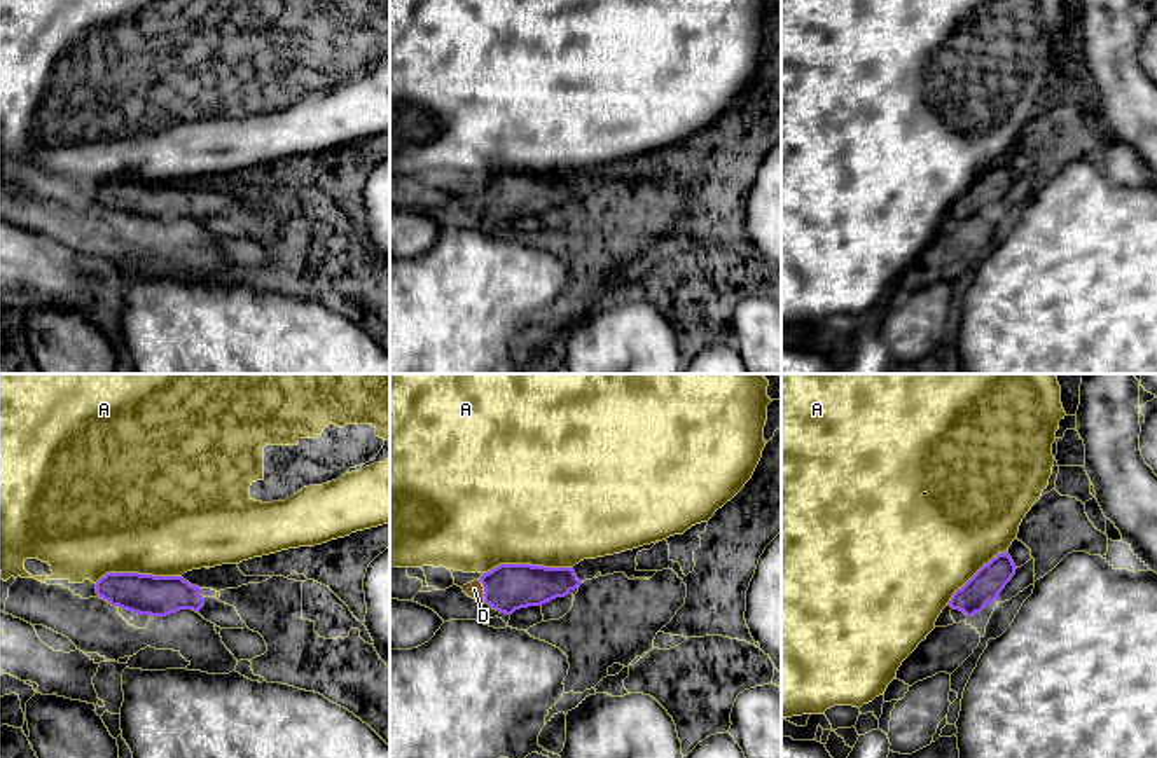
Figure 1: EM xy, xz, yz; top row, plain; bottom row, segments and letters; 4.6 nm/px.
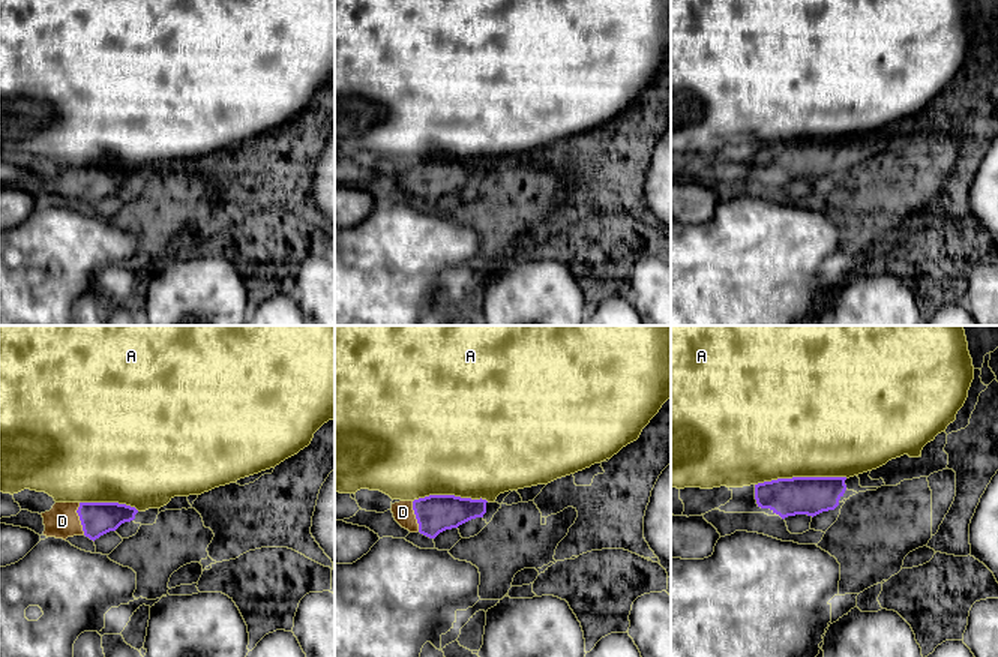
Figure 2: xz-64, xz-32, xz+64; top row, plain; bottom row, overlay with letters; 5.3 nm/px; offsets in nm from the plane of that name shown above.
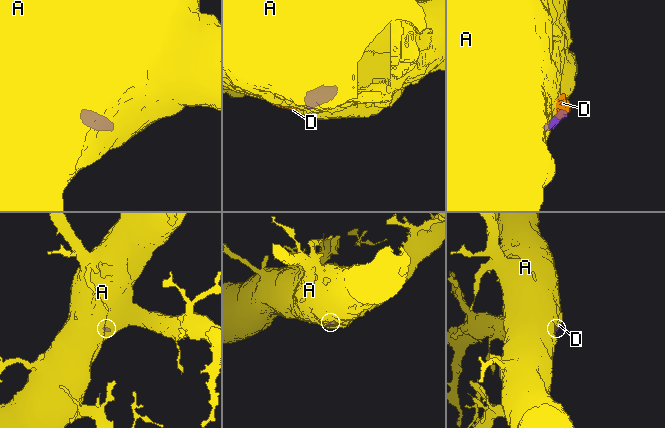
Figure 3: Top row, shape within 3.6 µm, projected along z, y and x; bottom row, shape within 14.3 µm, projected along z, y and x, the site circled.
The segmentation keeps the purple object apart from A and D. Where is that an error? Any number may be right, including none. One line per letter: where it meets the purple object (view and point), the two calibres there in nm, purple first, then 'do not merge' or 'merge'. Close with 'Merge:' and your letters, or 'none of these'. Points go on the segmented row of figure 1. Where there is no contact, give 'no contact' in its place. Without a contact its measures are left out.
A: meets purple in xz at (526, 565); 220 nm thick on the purple side, 500 nm on the other; do not merge
D: meets purple in xz at (484, 591); 220 nm thick on the purple side, 80 nm on the other; merge
Merge: D

